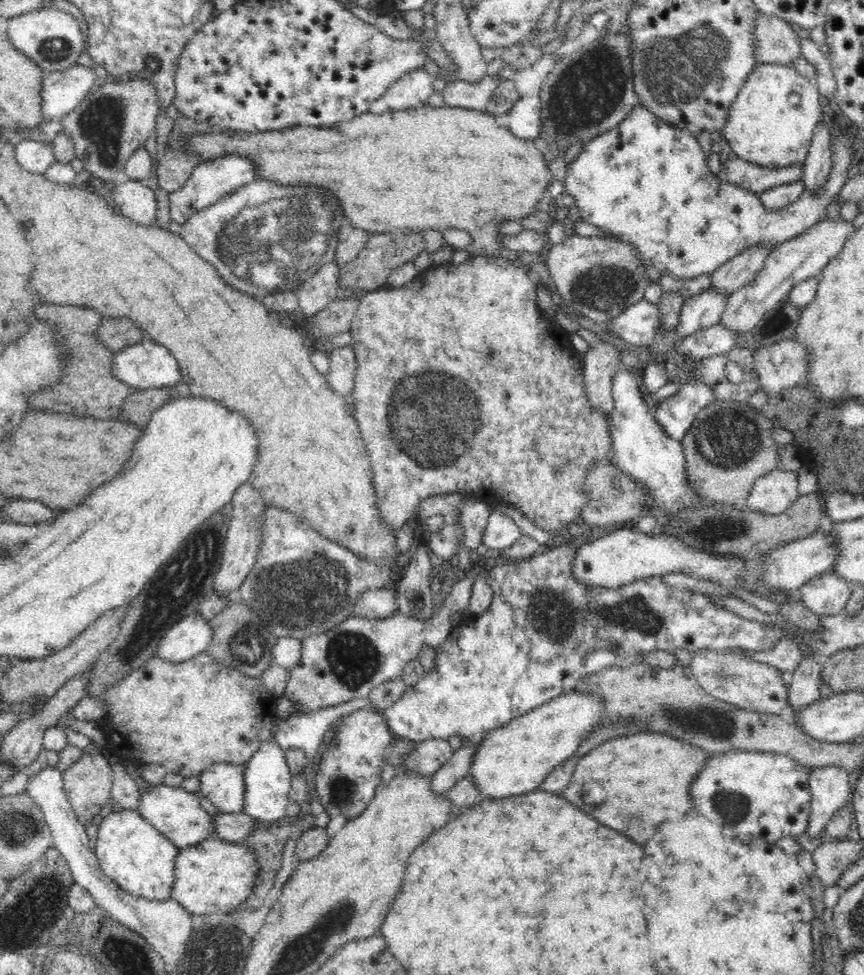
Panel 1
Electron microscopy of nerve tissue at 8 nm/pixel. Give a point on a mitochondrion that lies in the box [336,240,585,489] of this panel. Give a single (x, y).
(433, 416)

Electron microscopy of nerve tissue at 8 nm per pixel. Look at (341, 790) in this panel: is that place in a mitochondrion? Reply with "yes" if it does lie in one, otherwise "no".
yes

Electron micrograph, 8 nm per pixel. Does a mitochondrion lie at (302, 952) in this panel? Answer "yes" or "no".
yes

